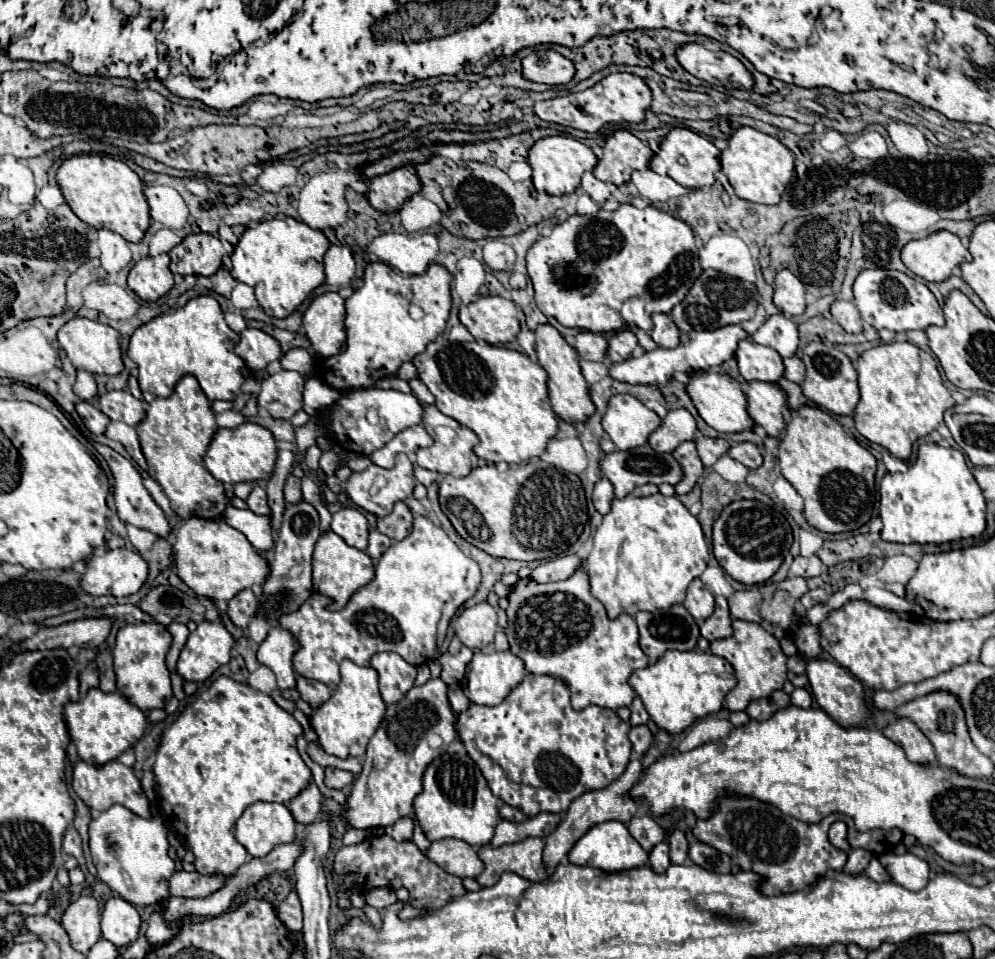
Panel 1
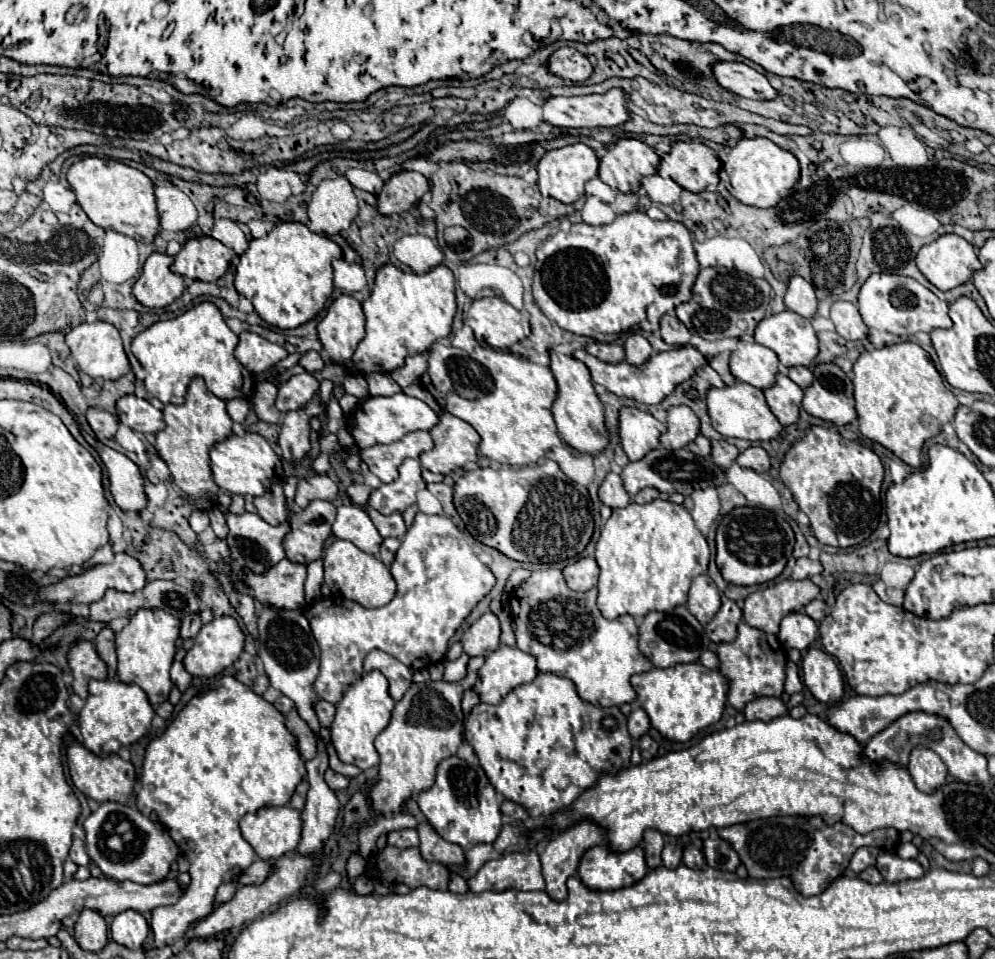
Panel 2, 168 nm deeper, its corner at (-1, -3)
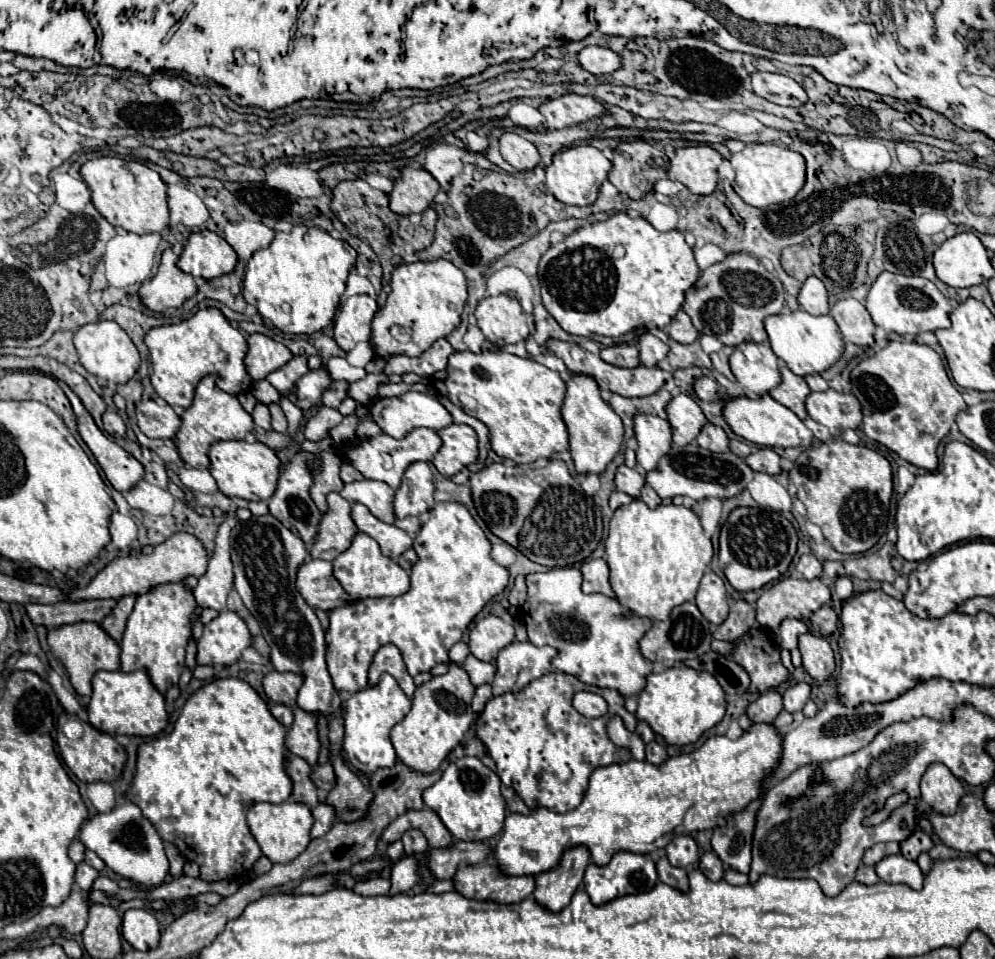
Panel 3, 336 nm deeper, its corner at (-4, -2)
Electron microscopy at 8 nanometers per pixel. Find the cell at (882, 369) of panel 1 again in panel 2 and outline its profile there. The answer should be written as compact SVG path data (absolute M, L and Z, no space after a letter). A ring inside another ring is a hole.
M898 343L874 351L864 351L854 363L854 399L860 433L890 449L912 467L922 467L920 451L926 439L938 435L942 425L954 419L958 399L944 385L930 355L916 343Z

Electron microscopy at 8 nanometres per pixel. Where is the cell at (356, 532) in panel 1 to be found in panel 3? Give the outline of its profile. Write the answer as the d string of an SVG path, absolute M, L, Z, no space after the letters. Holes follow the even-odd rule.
M363 504L351 506L351 518L353 518L355 526L359 528L359 532L365 532L379 544L383 556L397 560L405 550L411 548L413 540L407 536L407 532L399 530L397 526L389 526L389 524L377 520Z

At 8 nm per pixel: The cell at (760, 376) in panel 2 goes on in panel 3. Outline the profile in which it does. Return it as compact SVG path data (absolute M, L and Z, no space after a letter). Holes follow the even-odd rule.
M743 342L739 344L731 358L731 372L737 378L737 382L755 394L767 394L771 388L775 388L781 382L777 356L773 350L763 342Z

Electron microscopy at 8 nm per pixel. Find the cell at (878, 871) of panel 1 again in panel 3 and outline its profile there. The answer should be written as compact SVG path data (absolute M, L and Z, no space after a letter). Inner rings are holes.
M861 864L859 870L857 870L857 882L861 882L861 884L877 884L879 882L879 876L875 874L875 868L873 866Z

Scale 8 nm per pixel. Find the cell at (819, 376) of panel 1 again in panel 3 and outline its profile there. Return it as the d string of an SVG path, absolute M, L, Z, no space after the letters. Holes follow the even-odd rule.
M833 388L825 392L811 392L807 396L807 414L829 428L833 436L839 436L845 428L859 428L863 420L861 404L853 394L837 392Z

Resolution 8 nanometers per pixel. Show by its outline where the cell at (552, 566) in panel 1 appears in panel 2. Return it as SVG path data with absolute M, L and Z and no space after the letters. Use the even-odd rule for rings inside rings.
M584 557L568 567L564 567L564 577L566 577L566 583L570 589L574 591L588 591L592 589L596 583L598 583L598 565L592 557Z

